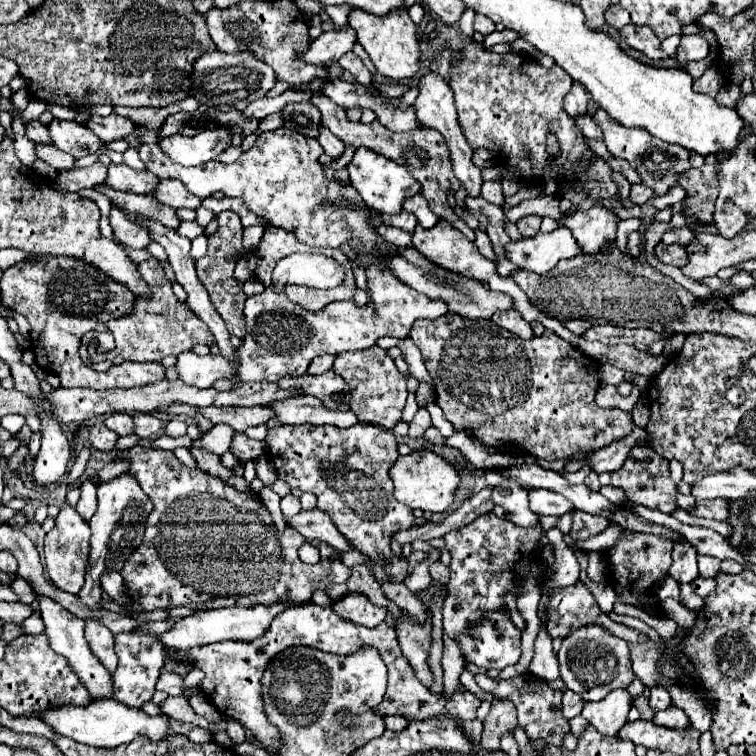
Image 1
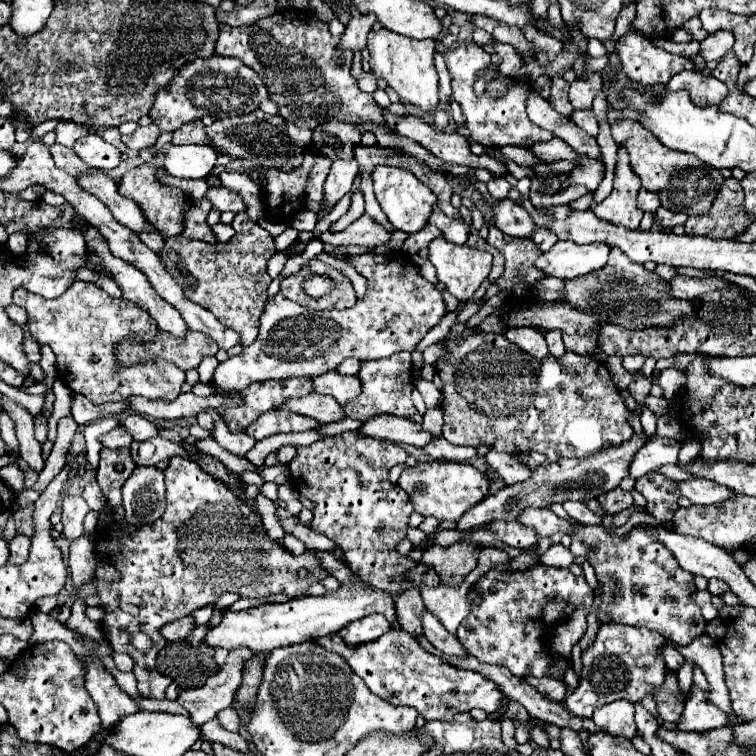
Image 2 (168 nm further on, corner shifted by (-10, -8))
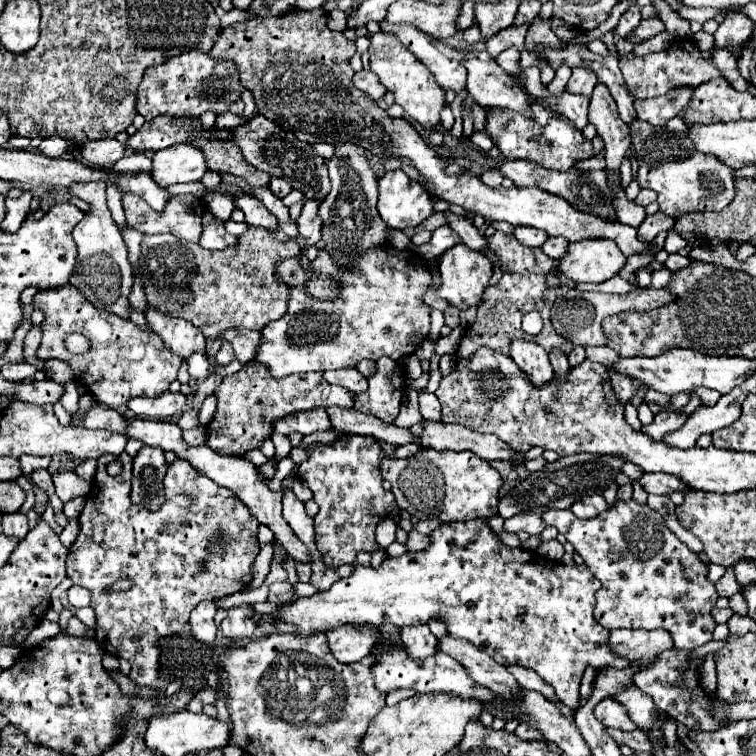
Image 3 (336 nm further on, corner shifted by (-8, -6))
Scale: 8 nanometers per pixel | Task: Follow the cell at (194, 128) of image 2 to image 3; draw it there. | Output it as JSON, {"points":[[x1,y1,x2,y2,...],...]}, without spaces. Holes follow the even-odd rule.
{"points":[[192,140,194,146,202,148,206,156,206,166,214,172,234,174,244,178,250,186,266,188,270,184,270,174,256,170,244,158,240,148,234,142,220,142,220,140]]}

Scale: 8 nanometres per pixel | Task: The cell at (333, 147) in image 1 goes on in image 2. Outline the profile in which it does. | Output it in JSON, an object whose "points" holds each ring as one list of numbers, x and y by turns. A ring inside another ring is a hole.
{"points":[[334,160,330,174,326,178,324,184,324,194,326,194,326,202,328,202,328,210,344,196,350,192,354,178,358,174,358,164,356,160]]}

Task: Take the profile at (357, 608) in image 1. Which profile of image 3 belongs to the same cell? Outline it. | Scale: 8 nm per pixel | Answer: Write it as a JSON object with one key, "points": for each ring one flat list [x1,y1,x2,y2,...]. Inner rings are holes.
{"points":[[346,624,326,632,328,646,334,658,342,664,362,660,374,650,376,634,372,624]]}

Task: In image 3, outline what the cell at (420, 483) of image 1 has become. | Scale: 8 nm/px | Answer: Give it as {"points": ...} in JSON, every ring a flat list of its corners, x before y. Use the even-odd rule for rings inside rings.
{"points":[[422,448,418,454,398,460,384,458,382,460,382,478,392,484,392,494,400,510,406,510,410,516,418,520,440,520,440,522,458,522,458,520,474,520,474,518,490,518,498,514,498,498,500,488,504,484,502,476,488,464,482,462,476,454,470,452,438,452,434,448]]}

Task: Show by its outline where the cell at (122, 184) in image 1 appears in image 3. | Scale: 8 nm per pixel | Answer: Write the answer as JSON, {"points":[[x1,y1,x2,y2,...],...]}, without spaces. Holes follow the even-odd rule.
{"points":[[124,194,122,196,122,204,124,204,124,214,126,214,126,222,130,228,142,232,142,234,164,234,170,232,176,238,182,238,186,242,198,242,200,234,202,234,202,214,204,214,204,204,200,198,196,196,174,196,164,212,154,212,150,210,150,206,146,202,142,202,142,198,134,196,134,194]]}

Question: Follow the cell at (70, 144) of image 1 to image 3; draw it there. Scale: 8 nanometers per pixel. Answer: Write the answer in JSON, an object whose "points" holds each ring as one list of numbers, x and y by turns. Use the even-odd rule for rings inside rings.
{"points":[[102,140,102,142,88,142,82,150,82,158,96,168,112,168,126,152,126,144,118,140]]}

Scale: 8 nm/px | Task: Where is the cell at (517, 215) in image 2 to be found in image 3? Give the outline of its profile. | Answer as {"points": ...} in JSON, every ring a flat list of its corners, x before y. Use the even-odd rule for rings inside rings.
{"points":[[518,226,514,236,524,244,524,246,530,246,530,248,542,248,548,234,544,230,534,230,534,228,528,228,528,226]]}

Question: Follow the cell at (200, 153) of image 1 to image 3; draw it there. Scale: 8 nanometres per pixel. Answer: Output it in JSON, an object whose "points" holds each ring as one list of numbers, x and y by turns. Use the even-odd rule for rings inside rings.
{"points":[[172,144,152,156,152,178,166,188,182,182,196,182,204,176,204,154,194,144]]}

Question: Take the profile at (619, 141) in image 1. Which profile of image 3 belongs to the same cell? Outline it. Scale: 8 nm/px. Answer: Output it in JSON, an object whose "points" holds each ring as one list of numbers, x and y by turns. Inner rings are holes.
{"points":[[636,120,630,126,632,148,638,158,638,184,640,188,652,188,658,194,660,212,680,218,690,212,718,212,726,208,734,194,734,170,722,166,714,154,698,154,694,142,686,132,670,132,666,128,654,128,648,122]]}

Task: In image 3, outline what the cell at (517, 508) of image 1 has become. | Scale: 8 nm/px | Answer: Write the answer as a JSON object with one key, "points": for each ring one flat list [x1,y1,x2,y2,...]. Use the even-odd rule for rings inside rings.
{"points":[[618,500,598,518,574,518,572,510,548,510,542,514,546,526,556,526,560,534,576,548,584,558,584,564,598,576,602,588,596,594,596,620,608,628,664,628,672,634,674,646,678,650,694,650,712,640,716,622,712,618,712,608,716,606,718,594,714,584,708,580,708,566,690,552,664,524,664,518,650,510,648,504,638,504,636,500]]}

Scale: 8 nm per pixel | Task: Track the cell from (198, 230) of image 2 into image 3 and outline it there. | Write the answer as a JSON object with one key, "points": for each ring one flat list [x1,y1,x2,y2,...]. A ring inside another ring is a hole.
{"points":[[210,212,204,214,202,224,204,224,204,232,202,232,202,238,200,238,202,248,224,250,228,246,236,246,238,244,238,236,228,234,226,228,224,228,224,222,214,218]]}

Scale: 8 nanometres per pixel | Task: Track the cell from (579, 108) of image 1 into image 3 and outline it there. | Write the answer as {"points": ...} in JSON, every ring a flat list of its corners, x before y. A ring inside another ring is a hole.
{"points":[[572,68,572,76,568,80,568,86,566,86,566,92,572,92,572,94,584,94,584,96,590,96,594,86,596,86,598,78,596,74,590,70,590,68]]}

